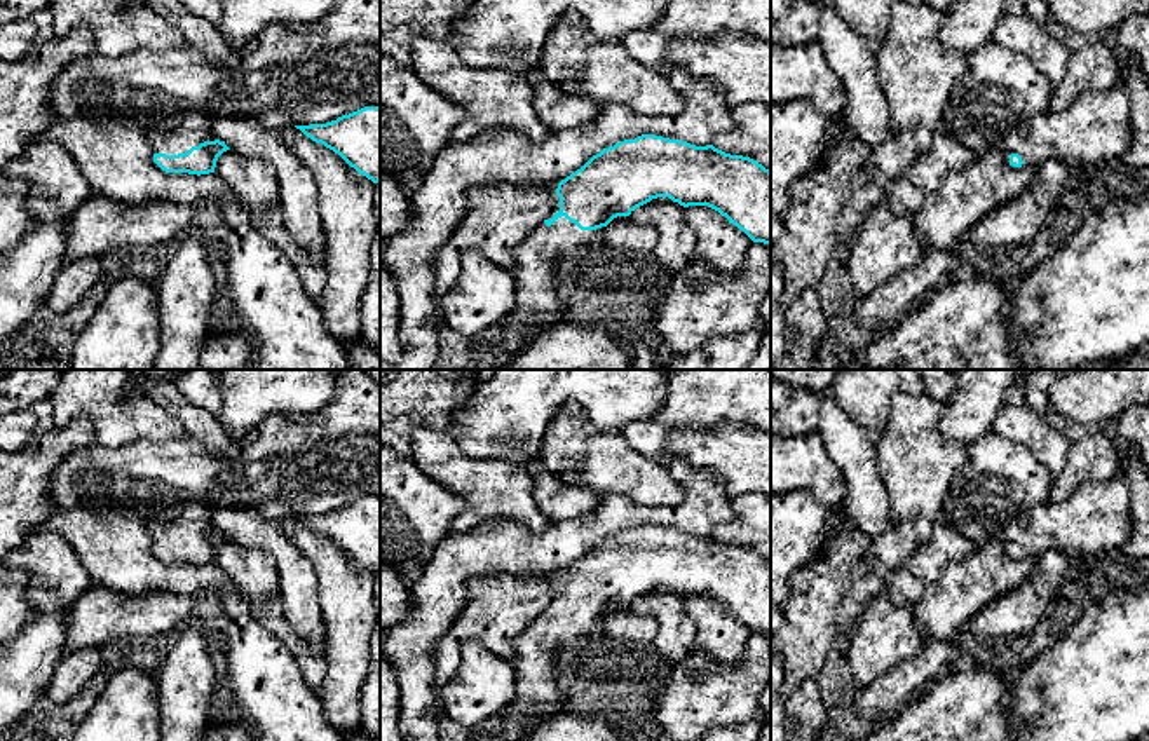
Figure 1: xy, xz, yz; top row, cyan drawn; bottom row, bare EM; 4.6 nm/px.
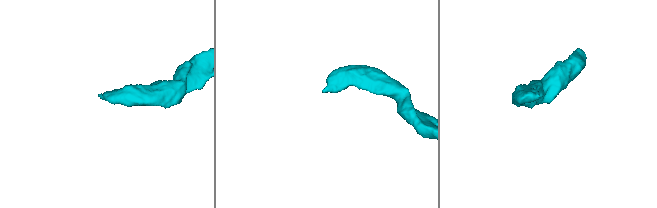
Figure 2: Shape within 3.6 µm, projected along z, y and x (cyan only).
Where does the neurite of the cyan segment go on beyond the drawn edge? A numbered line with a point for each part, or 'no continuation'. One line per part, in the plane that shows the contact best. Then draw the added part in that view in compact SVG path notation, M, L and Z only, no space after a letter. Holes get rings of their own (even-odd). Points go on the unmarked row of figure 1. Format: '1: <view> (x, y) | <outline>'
1: xz (536, 663) | M565 607L551 617L544 612L514 640L516 697L500 713L495 741L523 741L554 715L568 708L558 687L558 654L581 636L593 635L605 617L581 621Z

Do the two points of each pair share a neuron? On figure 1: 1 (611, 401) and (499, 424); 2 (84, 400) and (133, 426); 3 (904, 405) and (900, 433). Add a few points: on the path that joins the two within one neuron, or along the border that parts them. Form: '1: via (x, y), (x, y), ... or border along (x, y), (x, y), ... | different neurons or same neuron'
1: via (583, 389), (551, 389), (546, 394), (527, 396) | same neuron
2: via (96, 400), (103, 400), (121, 417) | same neuron
3: via (904, 412), (904, 426) | same neuron

